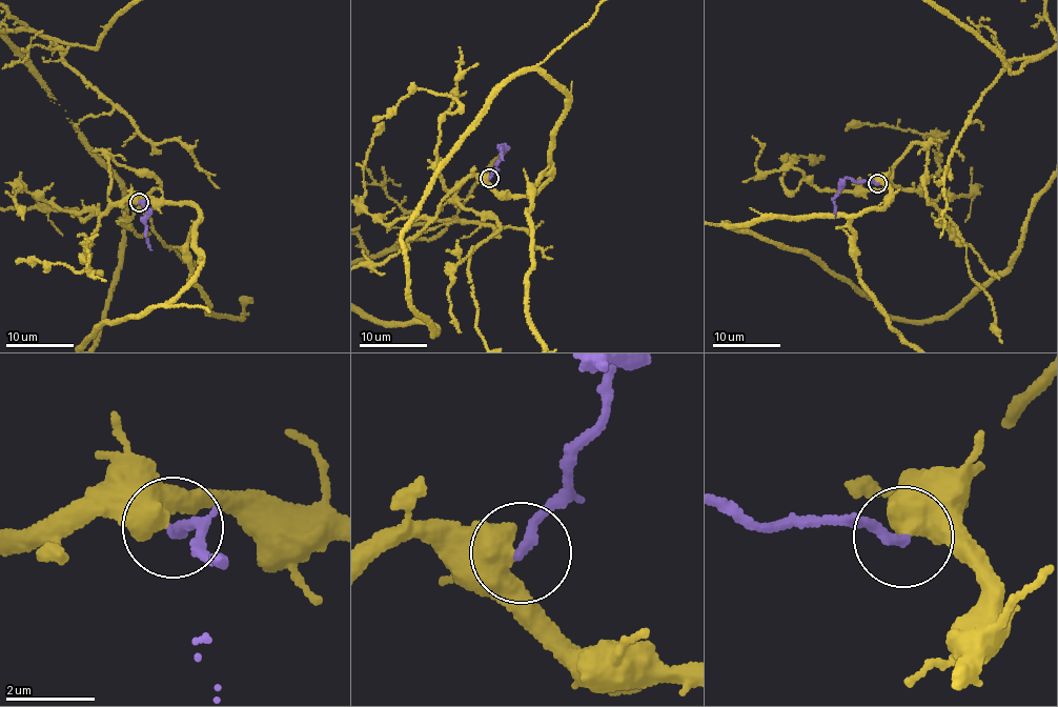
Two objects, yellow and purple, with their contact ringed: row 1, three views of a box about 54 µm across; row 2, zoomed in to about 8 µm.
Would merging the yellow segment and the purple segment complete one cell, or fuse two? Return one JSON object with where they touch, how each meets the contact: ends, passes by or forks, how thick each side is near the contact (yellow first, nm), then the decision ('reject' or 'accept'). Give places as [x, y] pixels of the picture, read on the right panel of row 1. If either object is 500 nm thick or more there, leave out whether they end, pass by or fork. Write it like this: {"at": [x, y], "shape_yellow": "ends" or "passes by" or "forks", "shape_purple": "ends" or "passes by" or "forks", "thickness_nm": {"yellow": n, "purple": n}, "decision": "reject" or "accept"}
{"at": [877, 183], "thickness_nm": {"yellow": 750, "purple": 240}, "decision": "reject"}

